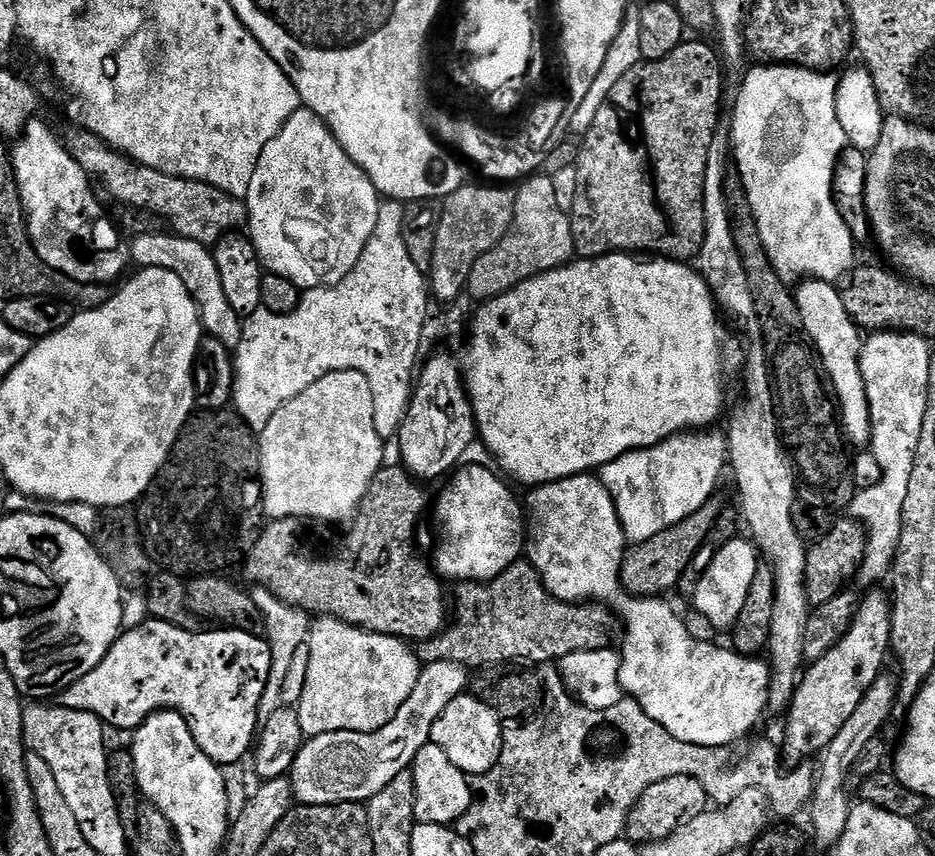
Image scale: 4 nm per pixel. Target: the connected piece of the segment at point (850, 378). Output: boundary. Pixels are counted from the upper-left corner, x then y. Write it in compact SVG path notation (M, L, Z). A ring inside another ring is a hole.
M804 278L794 288L796 305L800 311L800 327L810 341L832 391L836 393L842 431L849 441L867 445L871 438L871 414L868 409L866 386L859 369L862 334L843 305L841 291L835 283Z

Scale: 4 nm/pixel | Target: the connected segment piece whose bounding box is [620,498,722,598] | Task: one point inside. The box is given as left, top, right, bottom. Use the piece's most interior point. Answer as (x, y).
(651, 566)

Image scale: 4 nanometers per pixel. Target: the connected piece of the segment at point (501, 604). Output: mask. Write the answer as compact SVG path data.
M521 558L500 576L487 582L460 582L455 585L454 615L440 635L419 645L424 664L449 660L479 670L494 664L531 662L544 666L570 654L591 654L612 640L614 616L599 602L568 604L554 598L536 573L535 564Z

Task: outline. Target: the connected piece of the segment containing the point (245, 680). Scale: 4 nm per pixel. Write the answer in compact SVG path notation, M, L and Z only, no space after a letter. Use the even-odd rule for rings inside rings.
M148 618L137 628L121 631L106 658L90 674L78 678L78 682L61 692L59 703L94 714L109 729L135 730L156 712L178 712L190 726L200 749L214 763L236 764L254 748L259 727L258 696L264 694L264 672L271 670L270 654L261 637L238 628L209 629L187 632ZM123 676L128 692L112 692L112 684Z

